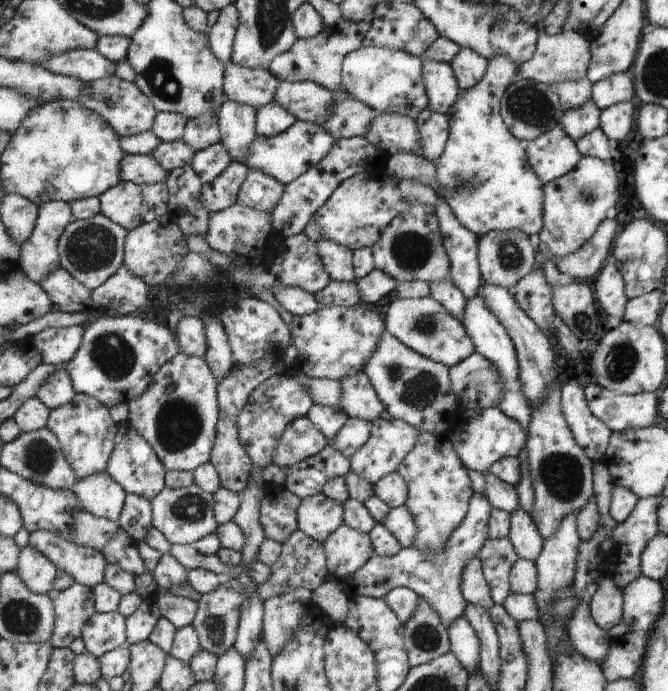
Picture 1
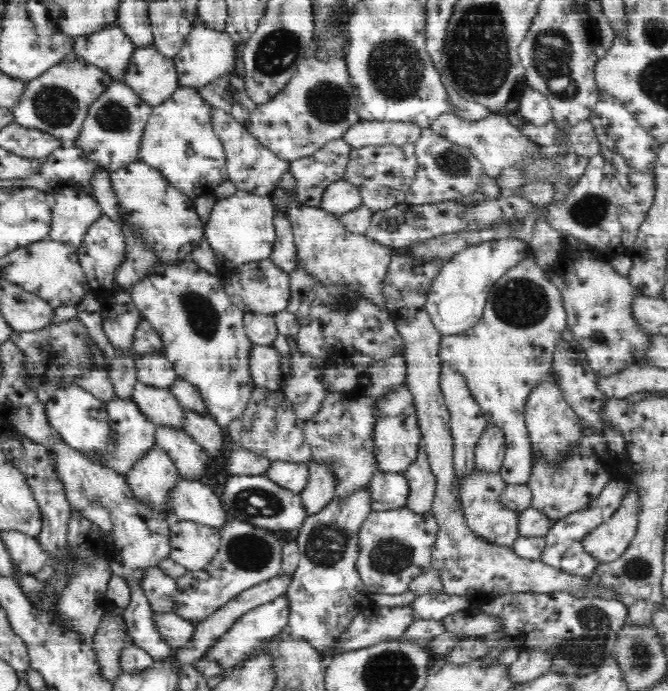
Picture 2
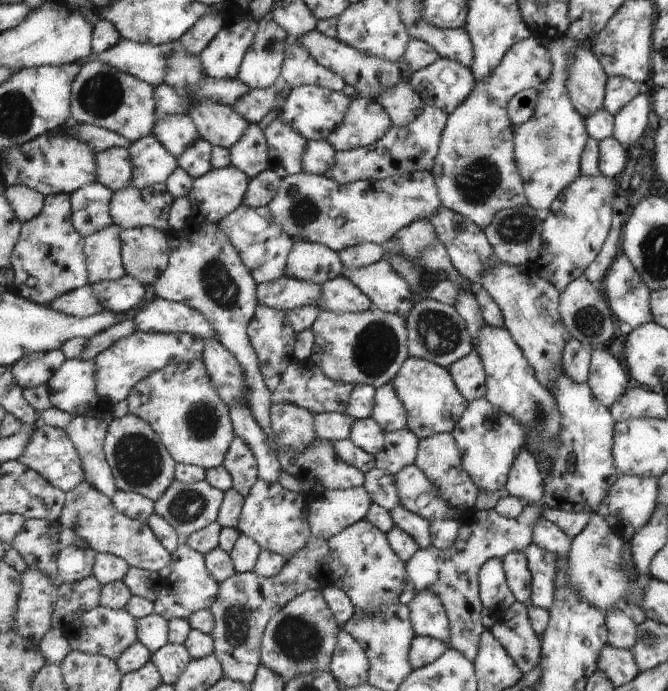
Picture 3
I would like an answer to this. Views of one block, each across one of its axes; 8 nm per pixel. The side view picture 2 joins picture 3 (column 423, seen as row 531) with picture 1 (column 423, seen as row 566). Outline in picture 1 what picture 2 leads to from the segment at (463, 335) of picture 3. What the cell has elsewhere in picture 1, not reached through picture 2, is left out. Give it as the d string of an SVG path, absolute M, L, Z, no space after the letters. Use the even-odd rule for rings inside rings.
M398 297L387 308L386 328L392 336L395 336L402 344L414 350L418 354L444 364L456 367L475 353L474 340L466 331L461 320L452 316L434 297L422 297L419 299L401 299Z

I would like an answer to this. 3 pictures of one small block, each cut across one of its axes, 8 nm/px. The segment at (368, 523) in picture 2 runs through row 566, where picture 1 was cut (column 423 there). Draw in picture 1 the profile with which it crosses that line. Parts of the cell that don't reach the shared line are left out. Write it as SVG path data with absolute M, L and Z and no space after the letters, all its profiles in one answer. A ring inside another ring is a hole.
M388 331L379 336L379 346L363 367L363 372L374 383L380 403L393 418L420 432L444 437L452 432L452 416L457 408L456 396L450 391L448 370L448 366L414 352Z

